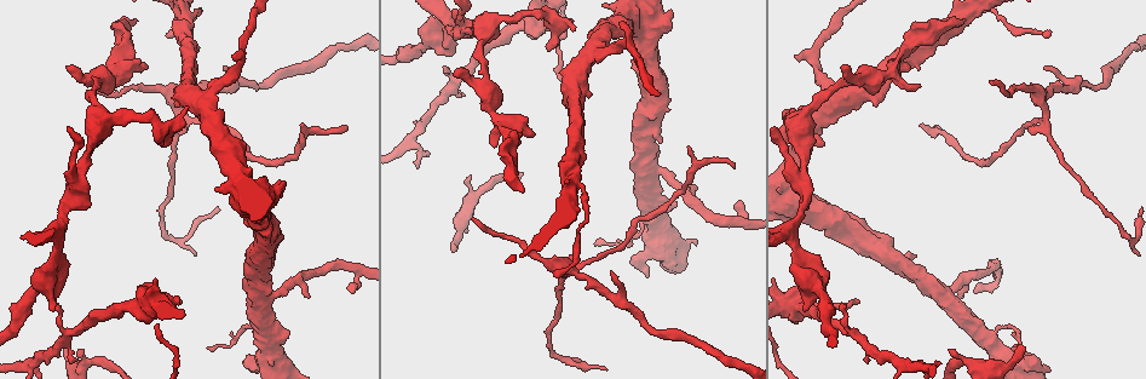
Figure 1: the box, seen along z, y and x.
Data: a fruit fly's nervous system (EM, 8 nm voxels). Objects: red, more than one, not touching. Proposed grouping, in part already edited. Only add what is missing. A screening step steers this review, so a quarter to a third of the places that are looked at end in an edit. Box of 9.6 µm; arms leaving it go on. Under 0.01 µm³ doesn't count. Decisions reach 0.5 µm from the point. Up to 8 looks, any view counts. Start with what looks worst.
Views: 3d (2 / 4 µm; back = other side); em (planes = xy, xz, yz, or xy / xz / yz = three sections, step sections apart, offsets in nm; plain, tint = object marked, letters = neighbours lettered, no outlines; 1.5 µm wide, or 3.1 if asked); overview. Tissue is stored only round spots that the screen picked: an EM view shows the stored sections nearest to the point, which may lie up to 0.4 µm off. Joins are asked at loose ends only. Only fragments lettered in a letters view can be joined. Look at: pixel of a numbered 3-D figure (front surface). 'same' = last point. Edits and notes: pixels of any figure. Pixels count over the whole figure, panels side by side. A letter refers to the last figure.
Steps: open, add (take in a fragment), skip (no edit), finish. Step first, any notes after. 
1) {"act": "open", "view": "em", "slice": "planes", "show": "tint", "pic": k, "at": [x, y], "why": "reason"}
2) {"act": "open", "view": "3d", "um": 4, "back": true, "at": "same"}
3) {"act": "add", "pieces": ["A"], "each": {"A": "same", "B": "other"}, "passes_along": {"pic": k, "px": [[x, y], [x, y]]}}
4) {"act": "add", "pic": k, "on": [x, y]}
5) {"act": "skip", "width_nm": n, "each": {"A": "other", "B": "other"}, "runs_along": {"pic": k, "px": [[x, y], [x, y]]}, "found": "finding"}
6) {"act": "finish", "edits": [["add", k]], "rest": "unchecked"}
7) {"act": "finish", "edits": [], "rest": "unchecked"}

{"act": "open", "view": "em", "slice": "planes", "show": "tint", "pic": 1, "at": [1020, 344], "why": "tapers out"}

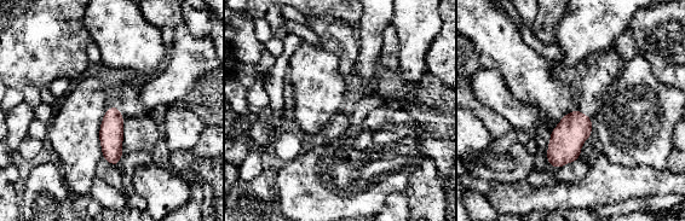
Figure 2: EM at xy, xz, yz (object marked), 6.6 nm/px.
{"act": "open", "view": "em", "slice": "planes", "show": "letters", "at": "same"}

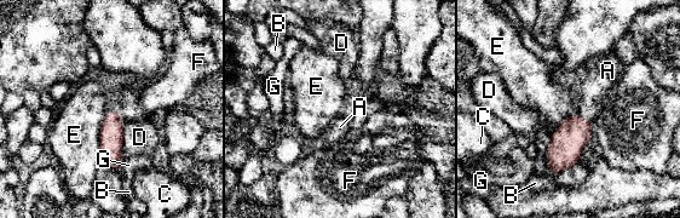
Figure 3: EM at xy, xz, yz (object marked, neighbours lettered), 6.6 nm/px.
{"act": "add", "pieces": ["A"], "each": {"A": "same", "B": "other", "C": "other", "D": "other", "E": "other", "F": "other", "G": "other"}, "passes_along": {"pic": 3, "px": [[565, 148], [583, 118], [597, 85]]}, "found": "it goes on there"}

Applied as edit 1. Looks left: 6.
{"act": "open", "view": "3d", "um": 2, "pic": 1, "at": [804, 308], "why": "an open end"}

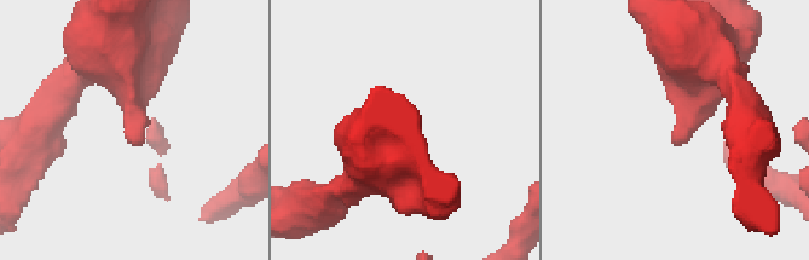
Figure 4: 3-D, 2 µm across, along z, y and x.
{"act": "open", "view": "em", "slice": "planes", "show": "tint", "pic": 4, "at": [143, 141]}

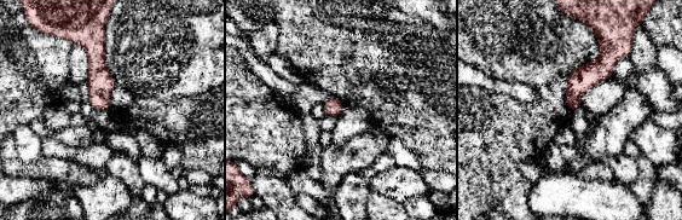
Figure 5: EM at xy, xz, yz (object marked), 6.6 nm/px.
{"act": "open", "view": "em", "slice": "planes", "show": "letters", "at": "same"}

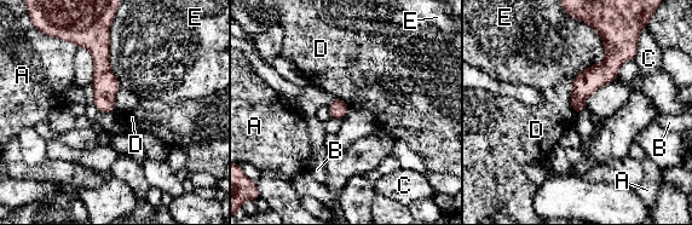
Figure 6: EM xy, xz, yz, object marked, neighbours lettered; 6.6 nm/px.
{"act": "skip", "each": {"A": "other", "B": "other", "C": "other", "D": "other", "E": "other"}, "found": "none of them fits"}

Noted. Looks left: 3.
{"act": "finish", "edits": [["add", 3]], "rest": "unchecked"}

